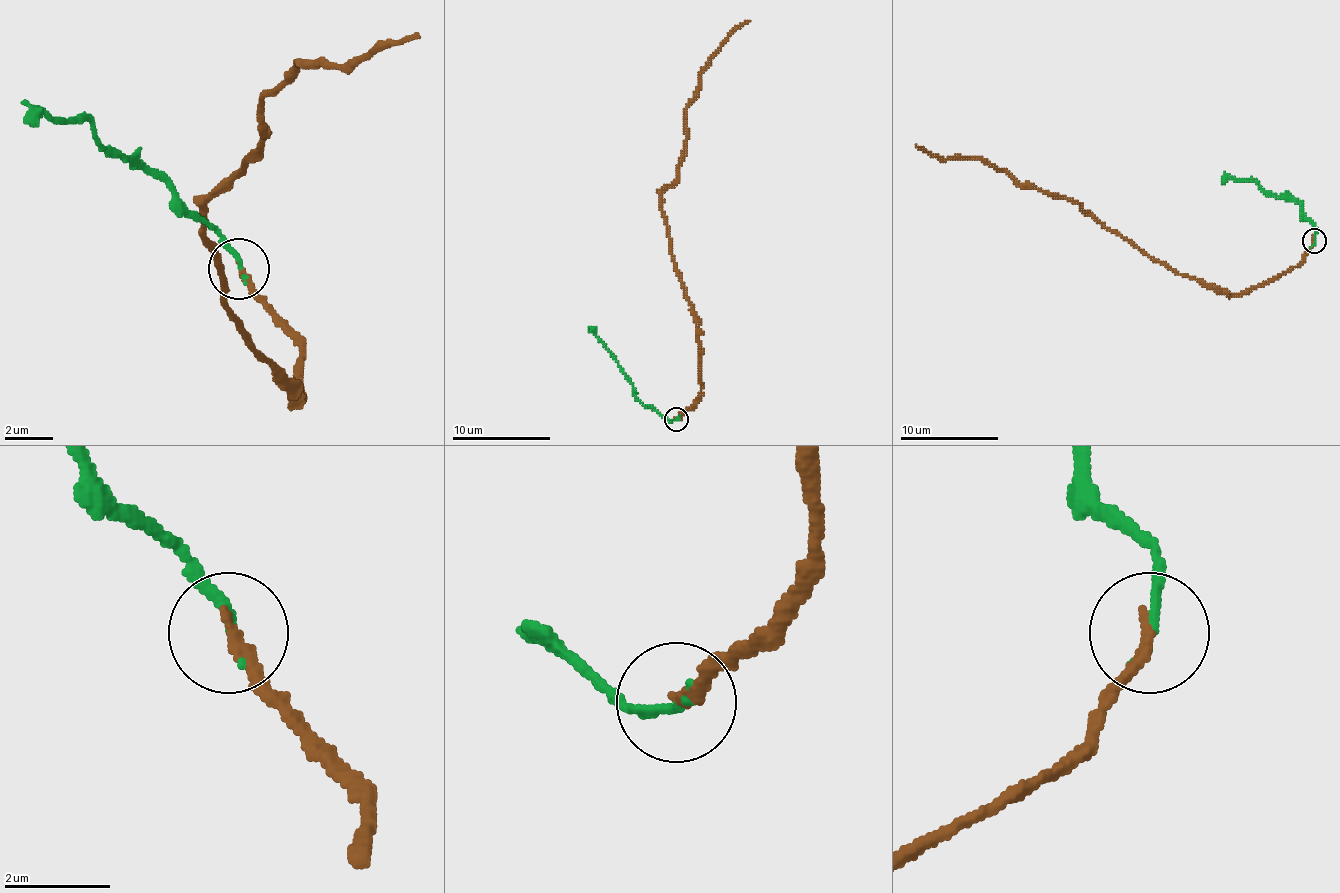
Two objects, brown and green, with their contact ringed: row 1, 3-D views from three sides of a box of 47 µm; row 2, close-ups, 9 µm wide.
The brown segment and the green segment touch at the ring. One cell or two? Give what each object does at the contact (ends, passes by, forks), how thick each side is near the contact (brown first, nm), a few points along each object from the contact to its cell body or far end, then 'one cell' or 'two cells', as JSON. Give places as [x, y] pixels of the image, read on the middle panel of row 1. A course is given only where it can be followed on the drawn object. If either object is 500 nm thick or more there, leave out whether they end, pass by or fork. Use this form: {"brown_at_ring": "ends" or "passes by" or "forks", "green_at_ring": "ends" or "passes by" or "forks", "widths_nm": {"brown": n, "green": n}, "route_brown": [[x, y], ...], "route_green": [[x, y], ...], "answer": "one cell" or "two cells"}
{"brown_at_ring": "ends", "green_at_ring": "ends", "widths_nm": {"brown": 240, "green": 180}, "route_brown": [[676, 420], [701, 390], [698, 329], [662, 195], [676, 177], [698, 72], [750, 21]], "route_green": [[676, 420], [664, 420], [635, 395], [628, 376], [613, 354], [588, 327]], "answer": "one cell"}

